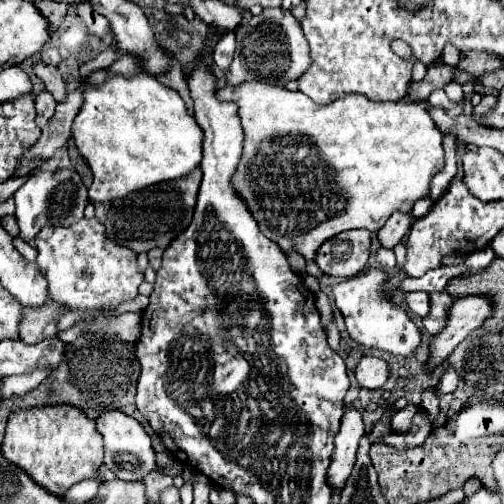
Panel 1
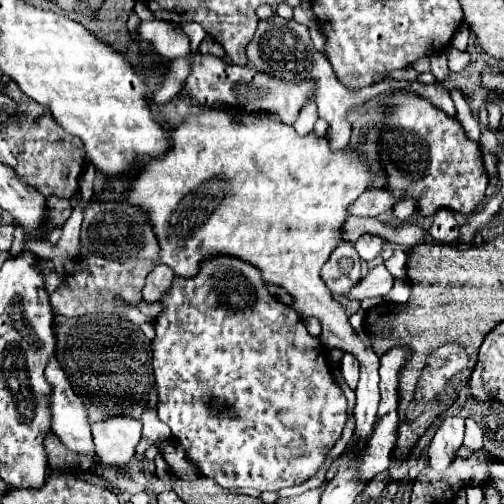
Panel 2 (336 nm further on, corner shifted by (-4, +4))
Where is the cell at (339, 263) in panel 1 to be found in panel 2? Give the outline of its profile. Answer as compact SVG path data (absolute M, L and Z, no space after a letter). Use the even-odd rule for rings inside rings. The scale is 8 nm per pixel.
M341 243L333 253L331 259L323 265L323 275L327 289L339 297L347 289L355 287L361 279L361 259L351 243Z

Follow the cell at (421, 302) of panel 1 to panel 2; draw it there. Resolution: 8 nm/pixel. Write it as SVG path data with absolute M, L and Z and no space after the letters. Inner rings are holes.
M385 265L375 267L373 271L369 271L351 291L347 291L343 297L349 301L363 301L367 297L383 297L391 291L393 287L393 277L391 273L385 269Z

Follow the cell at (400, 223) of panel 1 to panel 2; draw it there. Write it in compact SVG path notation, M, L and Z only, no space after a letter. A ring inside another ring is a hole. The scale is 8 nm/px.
M363 235L355 243L355 249L357 249L357 253L359 253L359 257L363 261L373 261L381 253L381 249L383 249L383 239L375 237L375 235Z

